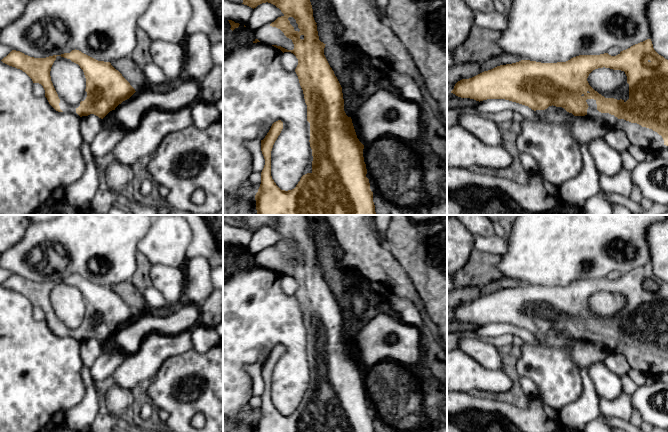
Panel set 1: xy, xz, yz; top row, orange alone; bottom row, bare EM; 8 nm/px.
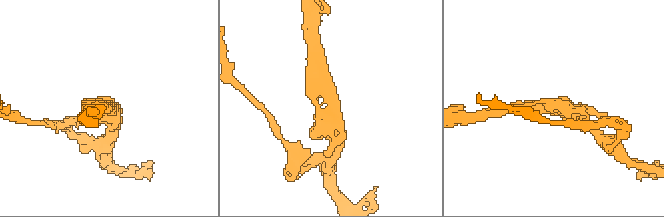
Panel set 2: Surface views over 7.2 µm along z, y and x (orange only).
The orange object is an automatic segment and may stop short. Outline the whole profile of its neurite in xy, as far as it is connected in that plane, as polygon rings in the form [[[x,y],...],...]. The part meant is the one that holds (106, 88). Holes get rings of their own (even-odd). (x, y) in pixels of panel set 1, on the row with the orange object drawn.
[[[12,50],[6,57],[1,60],[3,63],[15,67],[25,72],[33,81],[39,83],[45,90],[45,97],[49,104],[58,112],[71,112],[77,116],[85,117],[94,114],[103,119],[110,111],[129,99],[136,91],[130,83],[116,70],[110,62],[98,61],[79,50],[72,50],[70,53],[53,55],[46,58],[34,58],[16,50]],[[57,56],[70,59],[78,64],[83,70],[86,78],[86,89],[82,101],[74,106],[67,106],[58,97],[58,94],[51,81],[50,71]]]

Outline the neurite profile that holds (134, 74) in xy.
[[[131,58],[116,59],[110,63],[122,74],[135,91],[147,88],[148,81],[143,68],[139,67]]]

